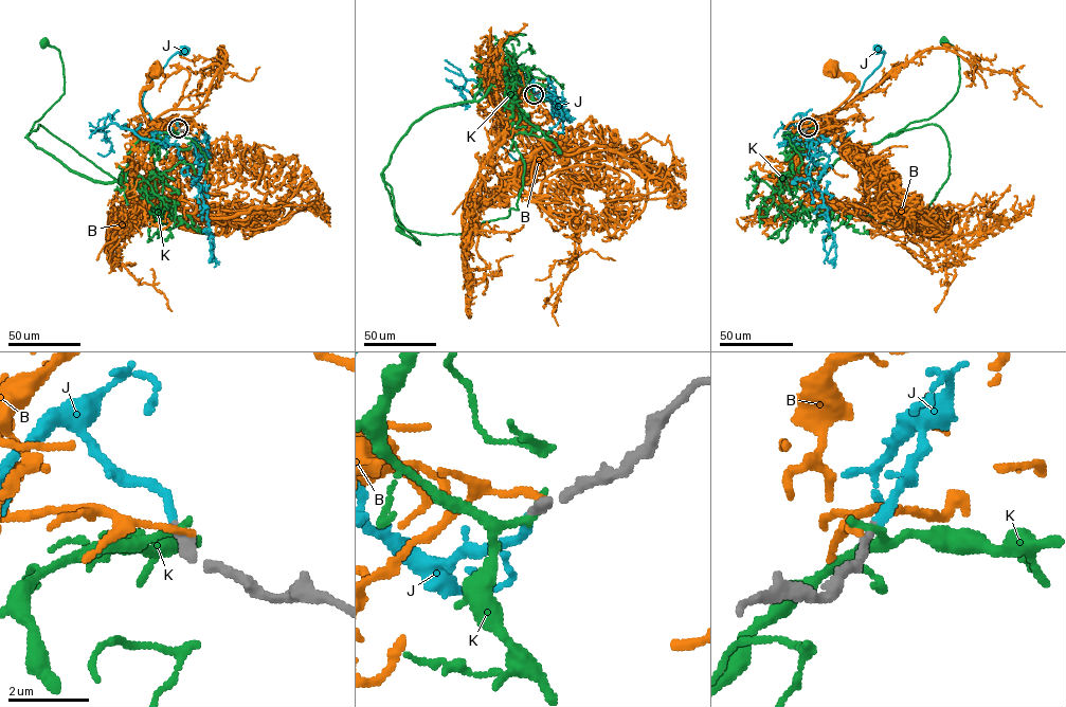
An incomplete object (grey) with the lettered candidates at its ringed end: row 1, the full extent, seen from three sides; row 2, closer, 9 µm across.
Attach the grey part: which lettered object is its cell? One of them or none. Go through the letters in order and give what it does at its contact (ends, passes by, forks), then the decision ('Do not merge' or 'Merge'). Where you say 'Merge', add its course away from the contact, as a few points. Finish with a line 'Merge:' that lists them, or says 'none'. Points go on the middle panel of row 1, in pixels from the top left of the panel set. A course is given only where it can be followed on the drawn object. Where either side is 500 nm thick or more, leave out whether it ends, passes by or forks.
B: It ends there. Do not merge
J: It ends there. Merge
K: It ends there. Do not merge
Merge: J

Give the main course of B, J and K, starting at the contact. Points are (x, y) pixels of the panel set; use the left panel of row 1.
B: (179, 128), (169, 127), (152, 143), (140, 104), (140, 93), (156, 71)
J: (178, 128), (173, 126), (169, 146), (163, 147), (142, 98), (167, 60), (184, 50)
K: (178, 128), (140, 139), (115, 180), (70, 170), (25, 137), (64, 92), (59, 52), (44, 43)

